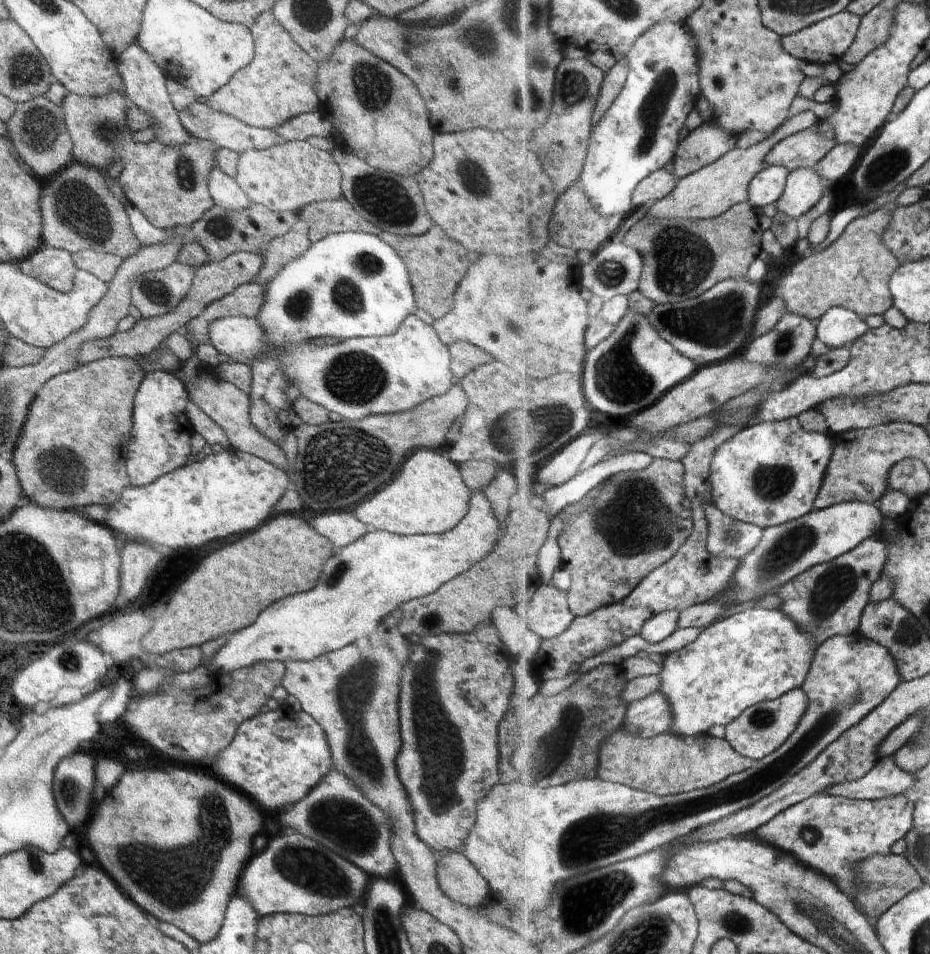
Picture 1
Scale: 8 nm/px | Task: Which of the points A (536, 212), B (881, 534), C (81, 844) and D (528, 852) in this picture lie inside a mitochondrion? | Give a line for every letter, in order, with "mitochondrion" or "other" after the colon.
A: other
B: other
C: other
D: other

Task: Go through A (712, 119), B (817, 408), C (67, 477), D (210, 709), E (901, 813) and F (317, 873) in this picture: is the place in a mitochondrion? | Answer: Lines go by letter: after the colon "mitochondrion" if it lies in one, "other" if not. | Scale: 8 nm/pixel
A: other
B: other
C: mitochondrion
D: mitochondrion
E: other
F: mitochondrion

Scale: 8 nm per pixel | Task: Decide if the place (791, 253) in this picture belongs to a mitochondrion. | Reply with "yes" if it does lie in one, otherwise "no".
no

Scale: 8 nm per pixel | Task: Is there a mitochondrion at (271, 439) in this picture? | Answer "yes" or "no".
no

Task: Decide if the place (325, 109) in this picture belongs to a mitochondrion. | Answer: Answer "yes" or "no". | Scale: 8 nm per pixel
no

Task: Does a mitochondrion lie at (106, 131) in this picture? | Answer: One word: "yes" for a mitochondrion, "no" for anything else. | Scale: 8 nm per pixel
yes

